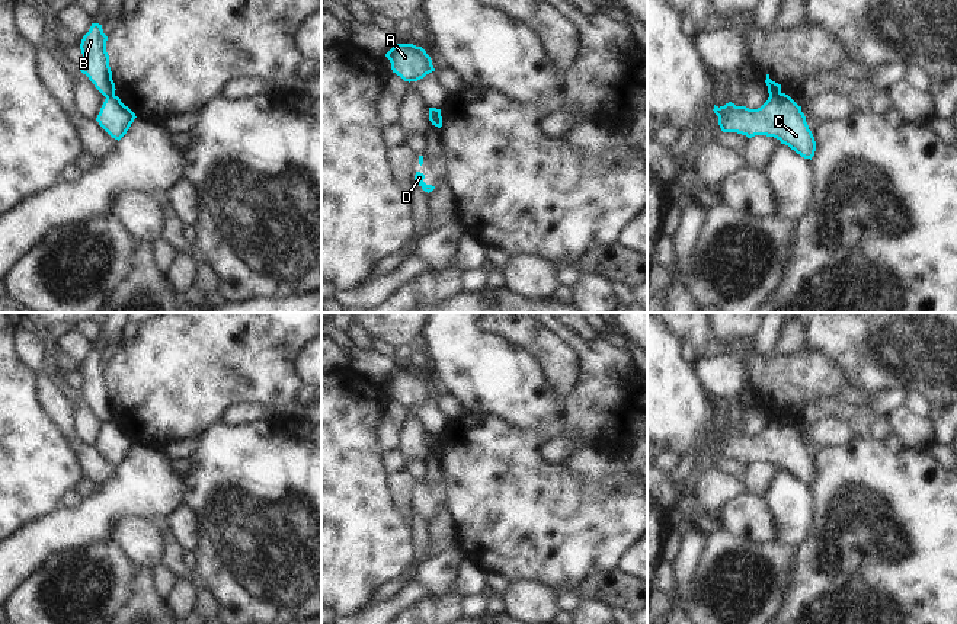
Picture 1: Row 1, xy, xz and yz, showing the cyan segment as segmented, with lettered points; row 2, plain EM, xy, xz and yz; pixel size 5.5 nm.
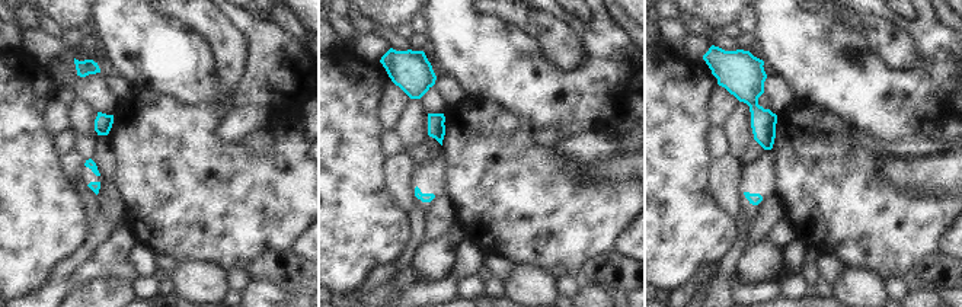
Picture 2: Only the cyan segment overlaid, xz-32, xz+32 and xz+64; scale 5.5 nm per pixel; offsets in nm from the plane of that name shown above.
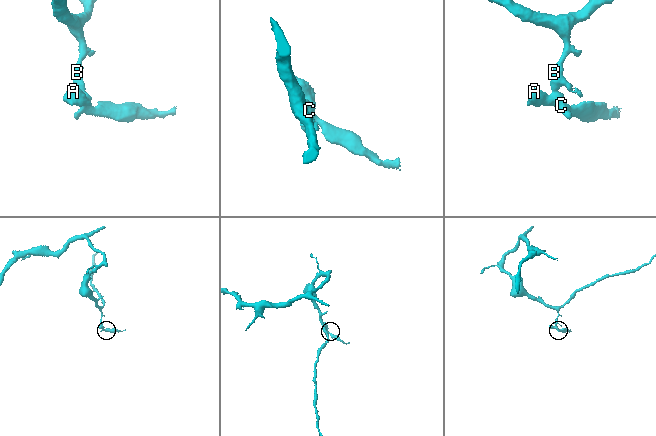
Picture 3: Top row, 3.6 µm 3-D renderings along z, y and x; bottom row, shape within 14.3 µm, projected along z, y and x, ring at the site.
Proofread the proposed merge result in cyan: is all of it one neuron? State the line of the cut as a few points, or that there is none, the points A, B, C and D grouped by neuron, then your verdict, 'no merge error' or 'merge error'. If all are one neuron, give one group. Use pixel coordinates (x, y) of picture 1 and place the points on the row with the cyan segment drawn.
yz (780, 90), (770, 96) | A C / B D | merge error

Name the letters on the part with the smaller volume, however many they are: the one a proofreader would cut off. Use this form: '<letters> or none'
A, C

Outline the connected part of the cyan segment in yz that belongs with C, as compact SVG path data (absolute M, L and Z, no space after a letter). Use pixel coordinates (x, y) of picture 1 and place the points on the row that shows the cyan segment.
M785 93L769 96L758 109L729 102L720 108L714 105L713 111L718 116L723 132L737 132L748 138L755 135L774 137L804 159L812 160L814 156L816 141L801 106Z

